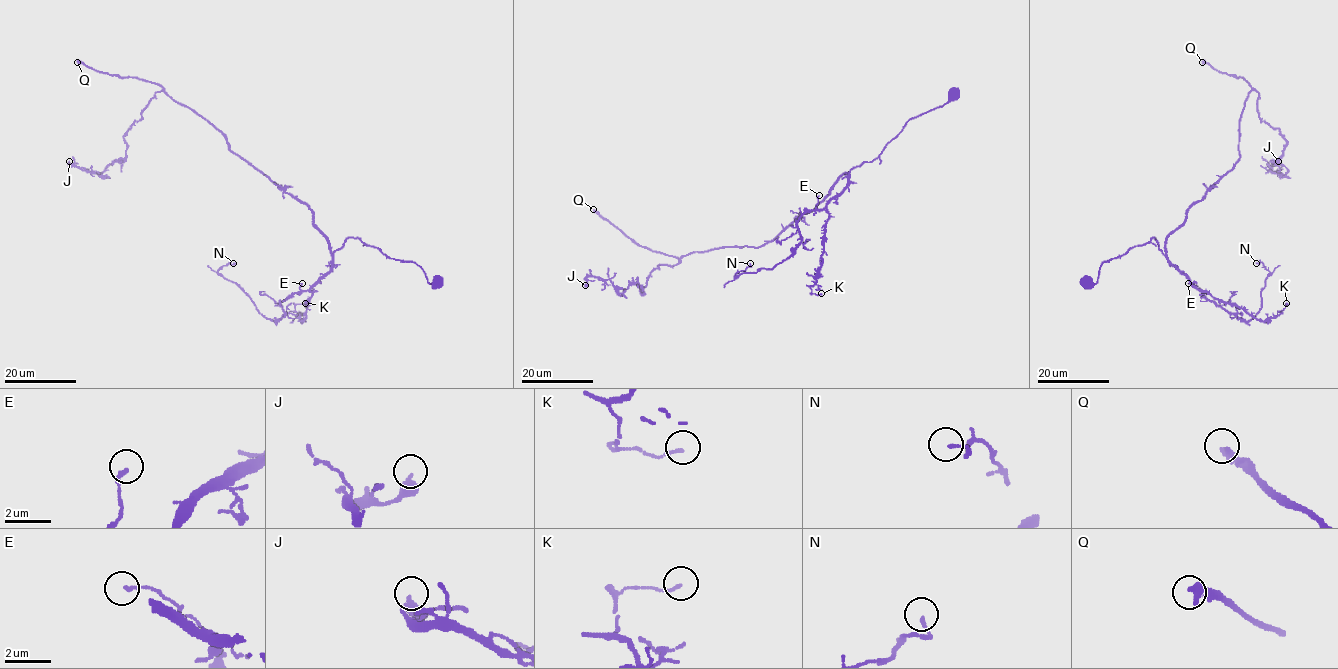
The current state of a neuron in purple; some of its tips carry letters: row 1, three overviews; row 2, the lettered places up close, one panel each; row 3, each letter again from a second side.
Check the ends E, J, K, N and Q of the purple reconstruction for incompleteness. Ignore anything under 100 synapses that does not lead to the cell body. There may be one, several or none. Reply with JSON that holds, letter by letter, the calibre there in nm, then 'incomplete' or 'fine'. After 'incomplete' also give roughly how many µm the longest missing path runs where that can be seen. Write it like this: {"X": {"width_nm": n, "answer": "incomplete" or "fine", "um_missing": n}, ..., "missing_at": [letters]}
{"E": {"width_nm": 160, "answer": "fine"}, "J": {"width_nm": 400, "answer": "fine"}, "K": {"width_nm": 120, "answer": "fine"}, "N": {"width_nm": 110, "answer": "fine"}, "Q": {"width_nm": 340, "answer": "incomplete", "um_missing": 80}, "missing_at": ["Q"]}

